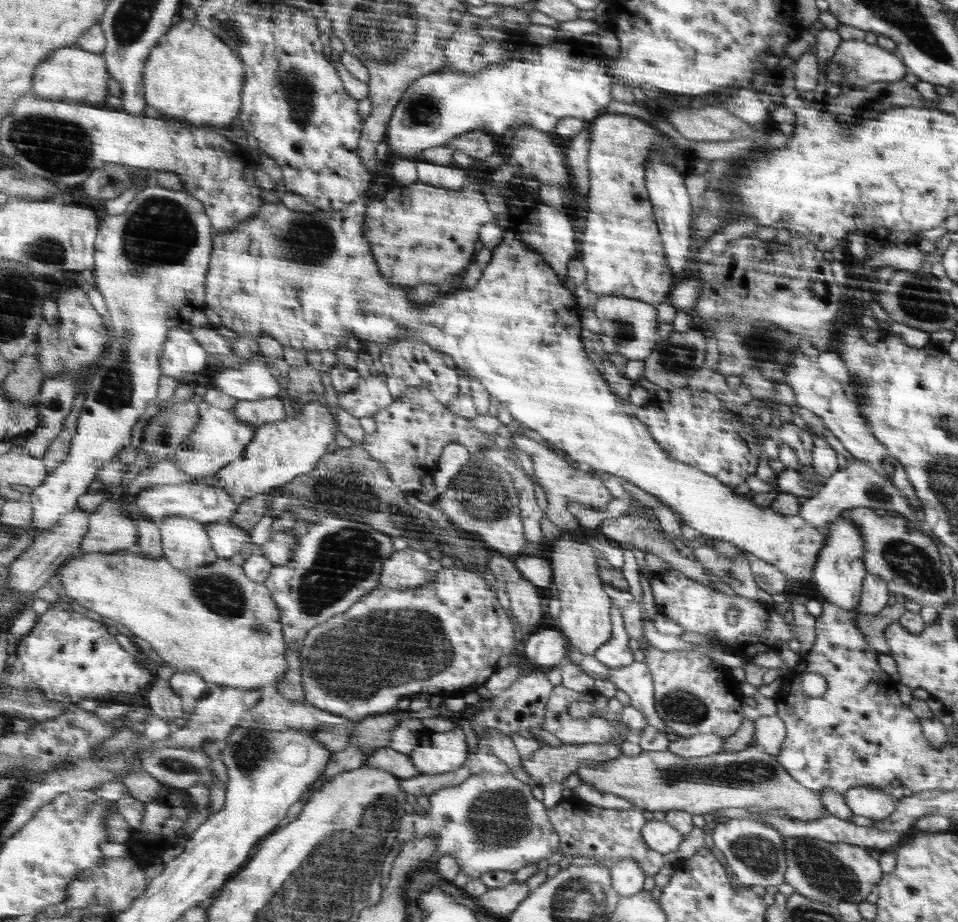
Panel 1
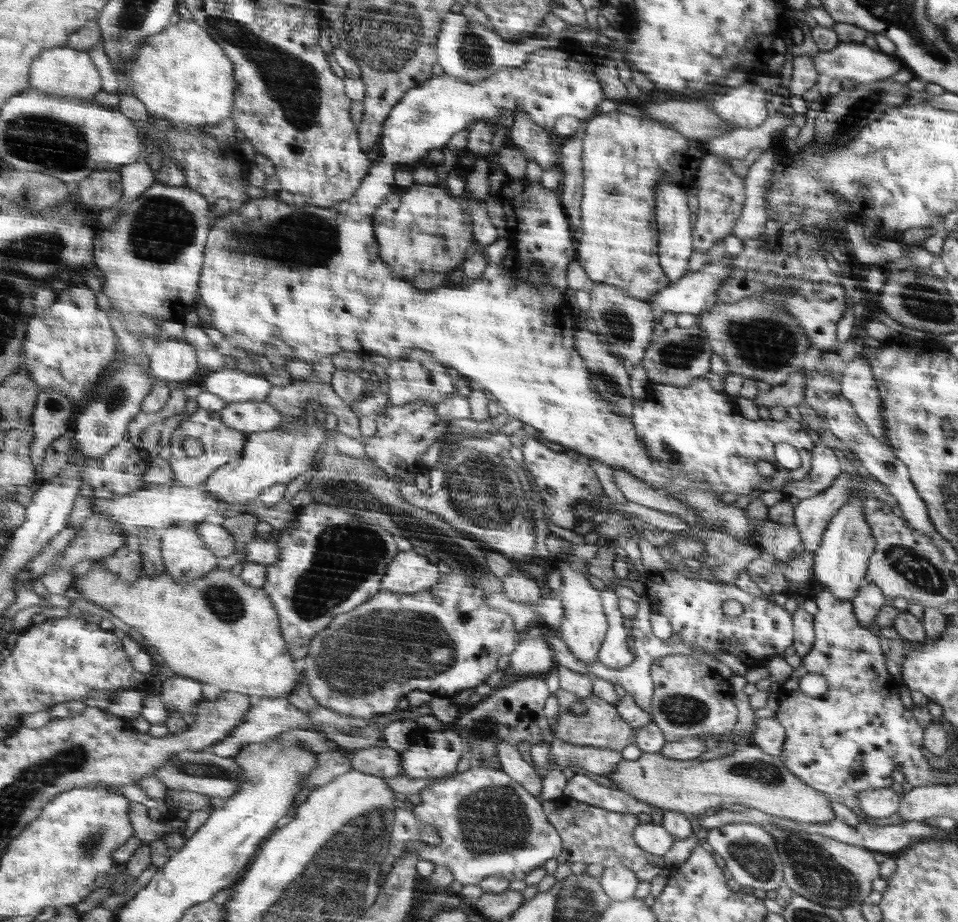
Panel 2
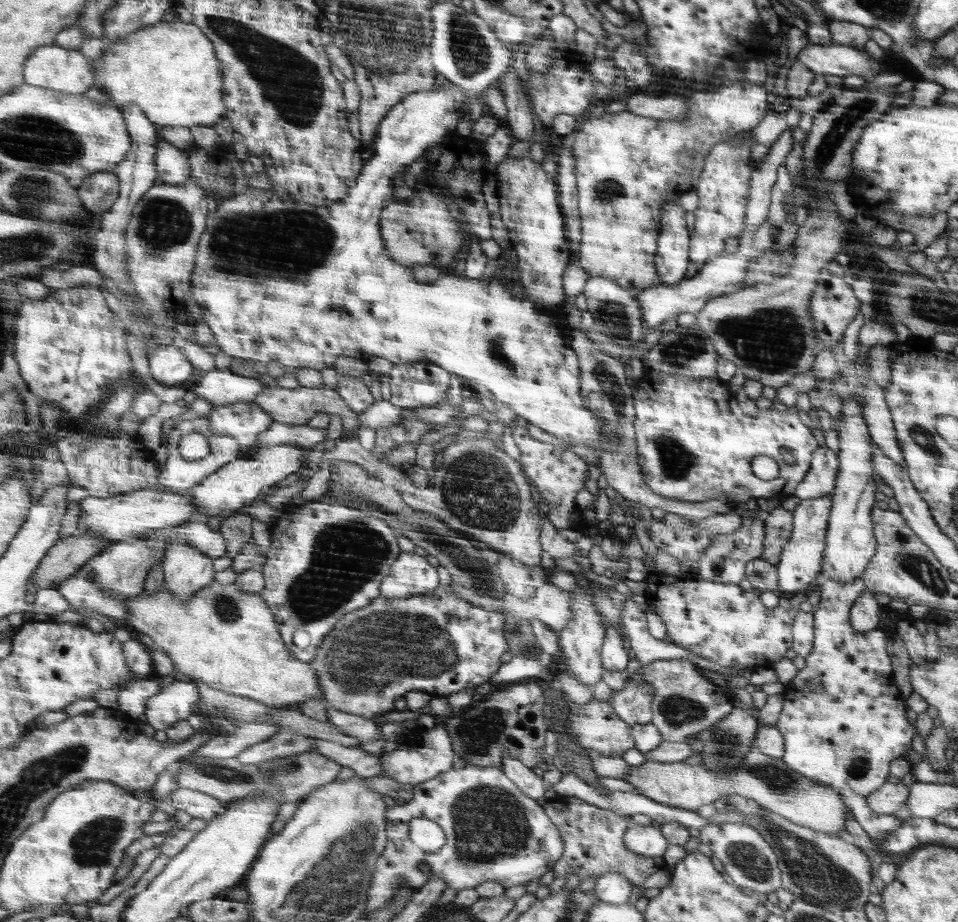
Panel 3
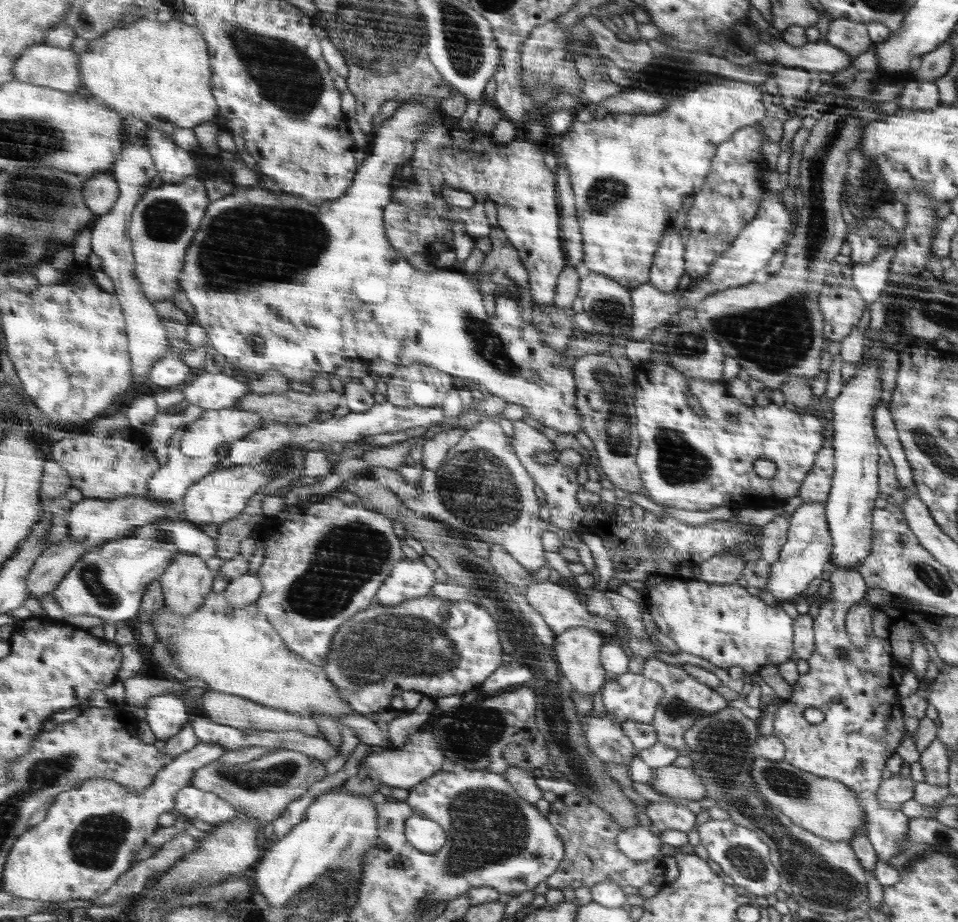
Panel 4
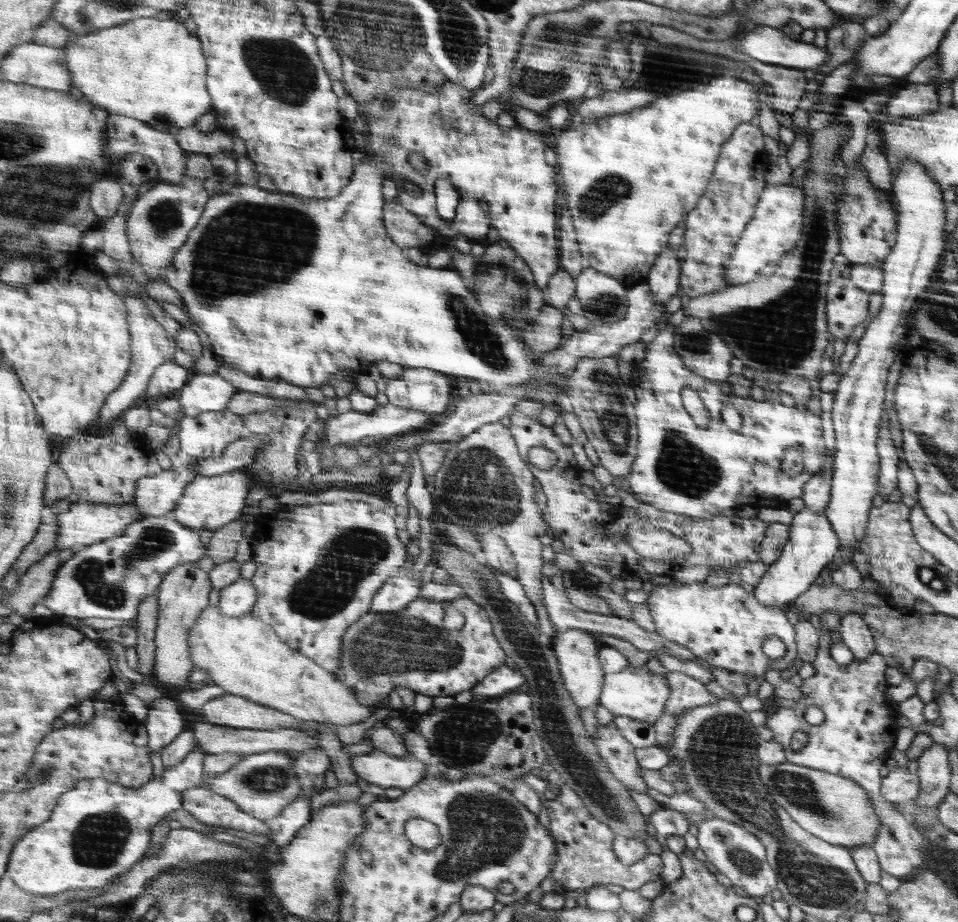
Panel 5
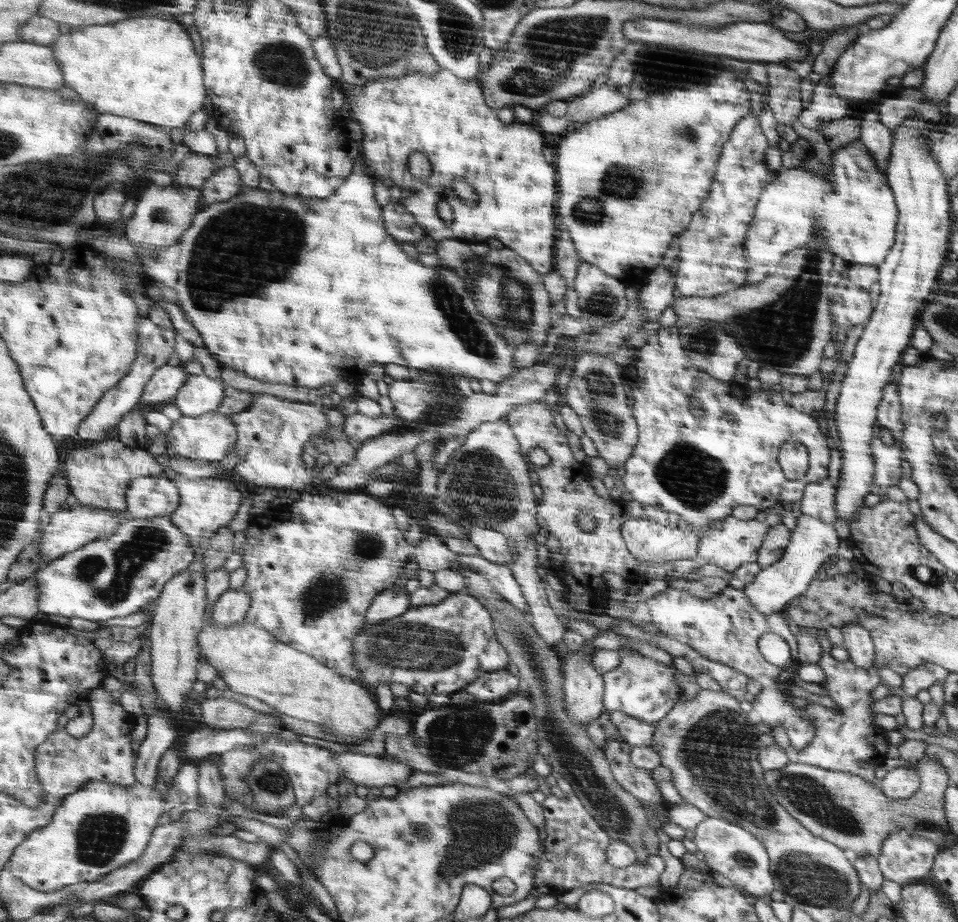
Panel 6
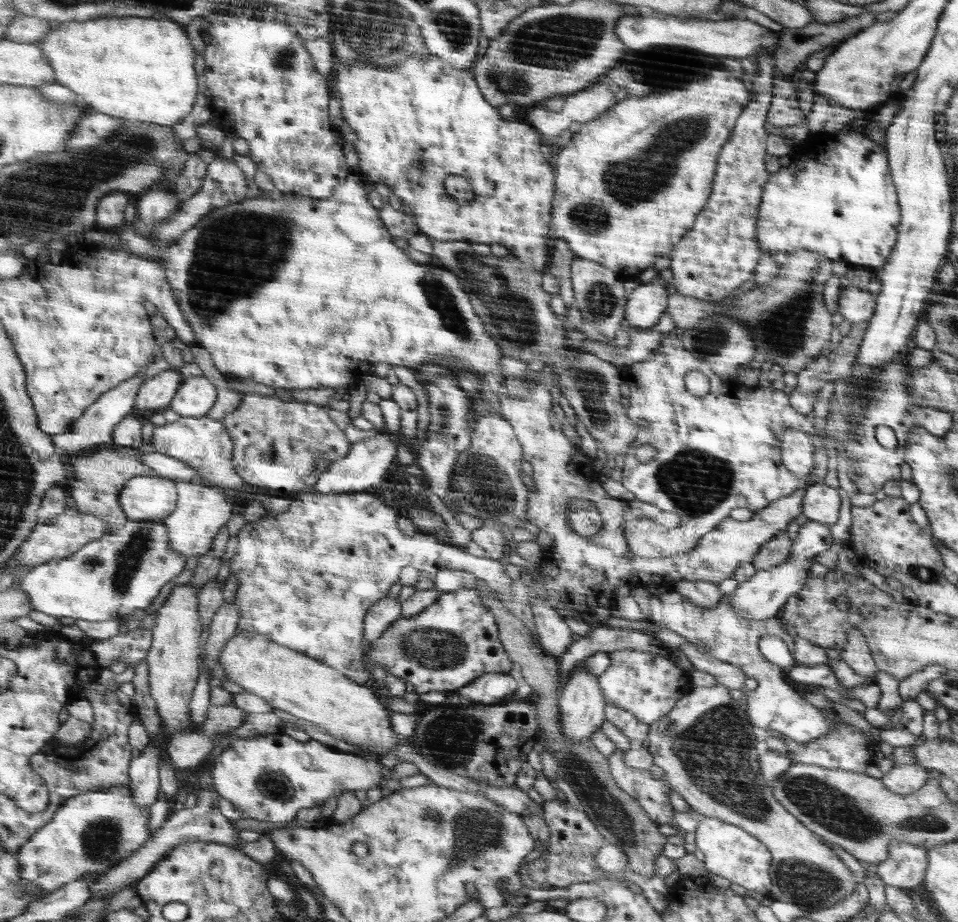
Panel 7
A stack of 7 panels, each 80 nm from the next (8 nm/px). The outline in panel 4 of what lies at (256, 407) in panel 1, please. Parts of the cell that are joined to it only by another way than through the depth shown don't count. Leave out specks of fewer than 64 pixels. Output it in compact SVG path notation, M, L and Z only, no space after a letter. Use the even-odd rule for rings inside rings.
M237 405L222 410L206 410L200 419L188 423L189 432L181 443L181 453L190 458L212 458L220 452L226 442L243 440L253 430L261 428L261 416L254 411L242 410Z

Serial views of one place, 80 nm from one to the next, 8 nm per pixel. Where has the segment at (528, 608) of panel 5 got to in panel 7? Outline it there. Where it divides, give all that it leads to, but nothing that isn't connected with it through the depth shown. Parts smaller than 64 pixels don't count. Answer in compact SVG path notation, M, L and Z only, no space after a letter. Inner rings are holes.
M366 491L356 493L334 493L323 495L314 492L302 493L298 499L292 499L292 502L288 508L288 512L282 512L282 514L268 513L258 522L247 522L247 524L240 529L240 532L236 536L234 542L233 553L230 556L233 560L232 572L236 575L239 582L239 588L237 591L237 601L240 609L240 620L238 621L238 633L256 633L259 635L266 635L271 641L277 642L279 645L290 647L292 650L309 655L310 658L318 659L318 662L322 661L334 667L334 670L341 671L343 675L353 679L354 682L364 683L371 677L369 672L366 672L364 663L362 663L363 649L362 646L365 640L365 617L368 614L368 610L377 604L381 598L386 596L386 592L392 588L392 582L398 580L400 576L400 568L404 566L413 566L421 572L428 573L428 577L434 580L436 574L440 570L465 570L474 574L476 579L486 581L490 590L498 595L510 595L512 591L513 581L508 577L506 571L504 571L504 565L499 561L491 558L483 558L472 555L470 552L462 551L453 547L448 543L444 543L439 539L436 539L433 534L416 532L416 536L406 536L398 530L396 526L396 520L392 520L392 514L396 514L390 506L384 506L376 496L372 496L372 493Z

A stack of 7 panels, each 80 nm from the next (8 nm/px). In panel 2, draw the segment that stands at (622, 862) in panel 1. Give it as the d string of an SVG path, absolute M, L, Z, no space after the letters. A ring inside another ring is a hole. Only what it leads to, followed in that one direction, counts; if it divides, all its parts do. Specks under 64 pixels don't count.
M627 866L606 867L600 877L602 888L613 901L634 897L639 878Z

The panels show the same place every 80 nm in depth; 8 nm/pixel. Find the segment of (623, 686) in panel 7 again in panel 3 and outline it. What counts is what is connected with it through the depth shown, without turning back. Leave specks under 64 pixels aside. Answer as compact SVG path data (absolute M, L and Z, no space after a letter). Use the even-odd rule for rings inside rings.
M638 677L627 678L621 690L614 691L608 701L618 718L630 726L646 725L653 720L652 700L656 696L656 687Z

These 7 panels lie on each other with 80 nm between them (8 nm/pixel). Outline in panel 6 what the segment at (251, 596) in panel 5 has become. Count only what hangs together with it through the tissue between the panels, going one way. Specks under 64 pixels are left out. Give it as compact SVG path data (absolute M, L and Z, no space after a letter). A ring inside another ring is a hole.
M244 588L228 590L214 606L212 616L221 627L238 624L245 620L250 601L251 597L244 592Z

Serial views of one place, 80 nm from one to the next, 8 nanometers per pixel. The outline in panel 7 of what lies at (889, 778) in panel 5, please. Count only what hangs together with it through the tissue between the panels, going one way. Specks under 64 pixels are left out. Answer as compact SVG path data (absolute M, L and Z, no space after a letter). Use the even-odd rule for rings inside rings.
M895 764L890 771L883 774L881 781L894 794L904 795L918 790L932 775L933 770L918 764Z

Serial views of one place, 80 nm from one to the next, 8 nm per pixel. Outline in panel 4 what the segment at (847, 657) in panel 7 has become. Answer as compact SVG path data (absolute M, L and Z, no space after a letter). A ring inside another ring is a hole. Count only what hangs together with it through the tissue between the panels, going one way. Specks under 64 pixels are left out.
M858 601L846 618L847 634L855 647L865 647L873 632L873 607L868 601Z

